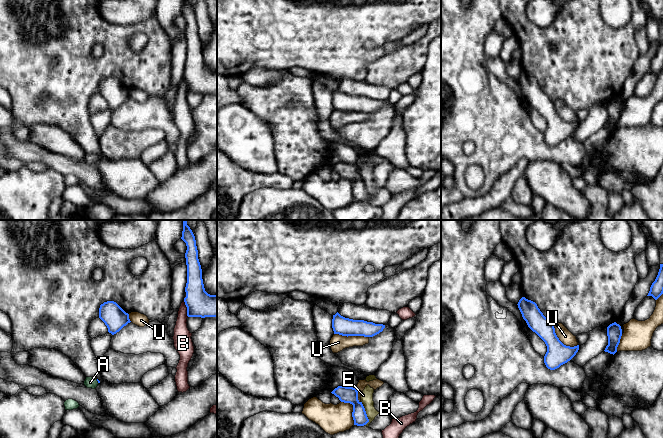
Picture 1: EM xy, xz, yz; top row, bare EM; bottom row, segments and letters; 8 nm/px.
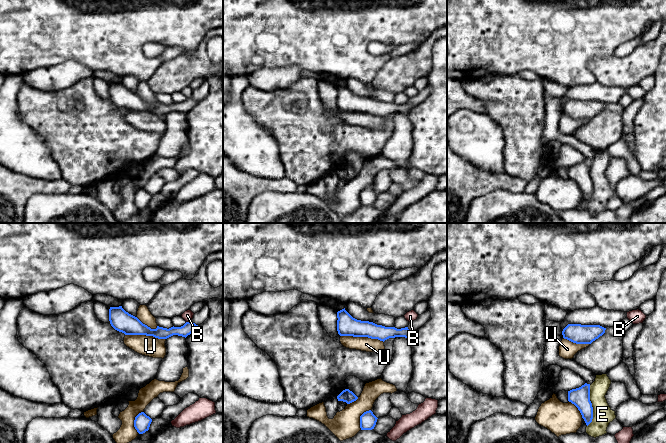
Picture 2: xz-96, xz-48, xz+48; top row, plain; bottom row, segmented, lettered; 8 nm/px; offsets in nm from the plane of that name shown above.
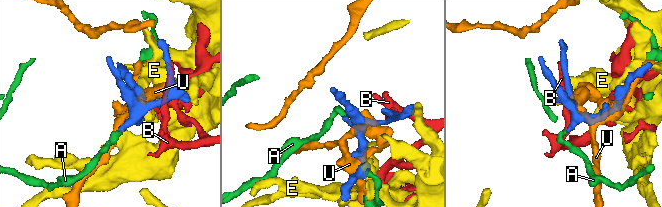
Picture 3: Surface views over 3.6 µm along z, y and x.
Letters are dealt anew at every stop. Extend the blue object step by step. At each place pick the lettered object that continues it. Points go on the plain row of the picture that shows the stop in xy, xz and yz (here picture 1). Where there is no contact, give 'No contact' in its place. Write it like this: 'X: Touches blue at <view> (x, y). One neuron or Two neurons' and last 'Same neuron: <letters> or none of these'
A: Touches blue at xy (97, 156). One neuron
B: Touches blue at xy (187, 84). Two neurons
E: Touches blue at xz (365, 189). Two neurons
U: Touches blue at xz (351, 111). Two neurons
Same neuron: A

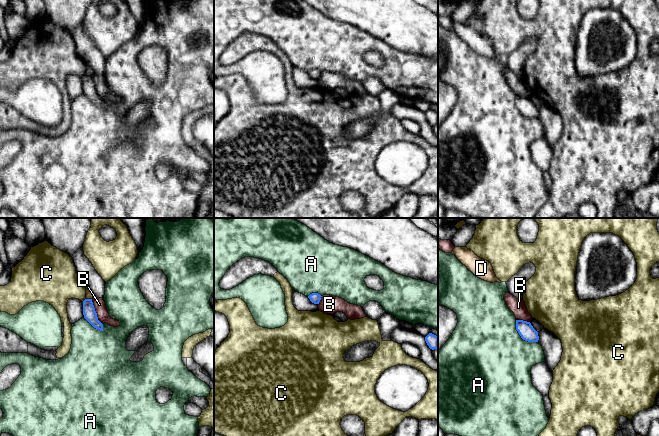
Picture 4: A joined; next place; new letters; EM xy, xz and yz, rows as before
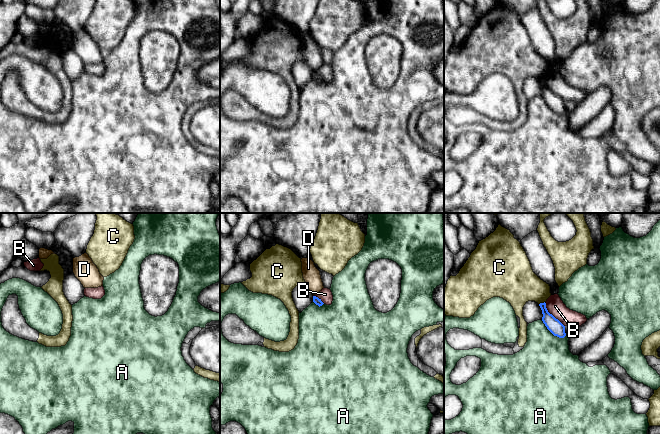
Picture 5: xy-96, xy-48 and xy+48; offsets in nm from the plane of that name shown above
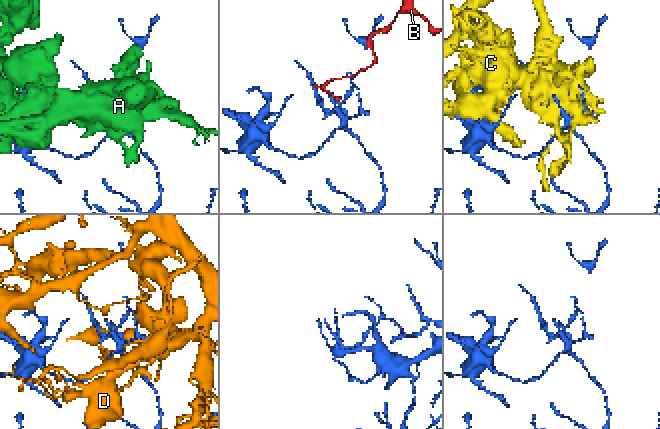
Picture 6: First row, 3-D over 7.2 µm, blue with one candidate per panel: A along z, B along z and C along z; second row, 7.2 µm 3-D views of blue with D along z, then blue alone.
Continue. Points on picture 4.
A: Touches blue at yz (521, 113). Two neurons
B: Touches blue at xy (94, 86). Two neurons
C: Touches blue at xy (84, 76). Two neurons
D: Touches blue at xy (89, 75). Two neurons
Same neuron: none of these

